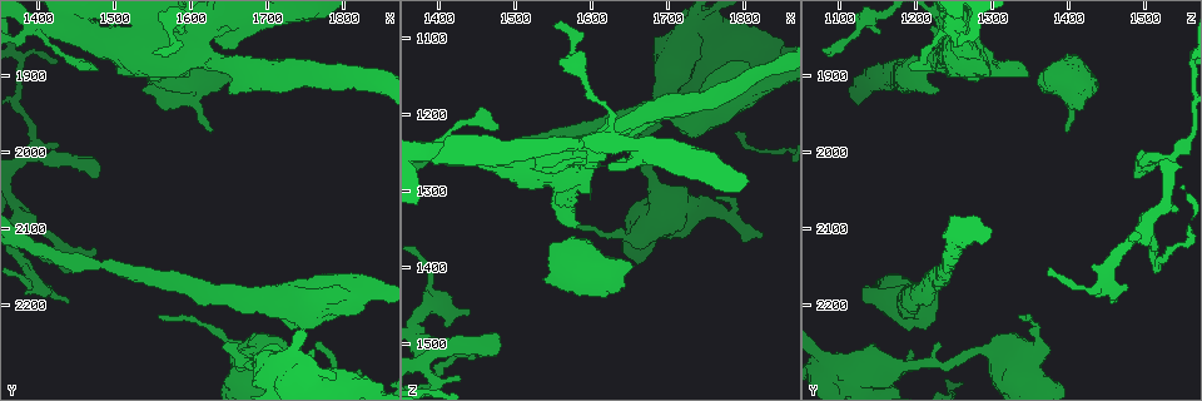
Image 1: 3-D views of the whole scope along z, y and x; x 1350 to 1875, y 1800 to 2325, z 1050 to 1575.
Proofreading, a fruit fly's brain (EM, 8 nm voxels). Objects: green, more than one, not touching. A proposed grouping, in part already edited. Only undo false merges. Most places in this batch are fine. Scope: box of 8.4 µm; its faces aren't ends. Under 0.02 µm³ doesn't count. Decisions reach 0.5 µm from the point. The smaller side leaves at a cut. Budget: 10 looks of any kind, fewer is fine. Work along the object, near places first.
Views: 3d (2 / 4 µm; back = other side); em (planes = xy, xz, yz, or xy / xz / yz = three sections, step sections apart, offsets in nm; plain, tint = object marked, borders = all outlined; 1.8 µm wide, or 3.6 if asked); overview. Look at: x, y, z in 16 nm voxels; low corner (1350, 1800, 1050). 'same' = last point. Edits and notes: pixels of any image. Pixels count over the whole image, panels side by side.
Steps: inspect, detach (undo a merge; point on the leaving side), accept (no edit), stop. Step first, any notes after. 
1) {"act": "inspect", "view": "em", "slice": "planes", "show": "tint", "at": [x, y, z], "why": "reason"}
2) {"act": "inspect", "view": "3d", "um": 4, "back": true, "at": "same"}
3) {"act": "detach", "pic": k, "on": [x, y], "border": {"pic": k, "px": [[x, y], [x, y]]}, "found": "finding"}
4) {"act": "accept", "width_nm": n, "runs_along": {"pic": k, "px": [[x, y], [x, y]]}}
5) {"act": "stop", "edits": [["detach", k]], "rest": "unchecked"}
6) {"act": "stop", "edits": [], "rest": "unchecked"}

{"act": "inspect", "view": "3d", "um": 4, "at": [1390, 2000, 1545], "why": "thick turns thin"}

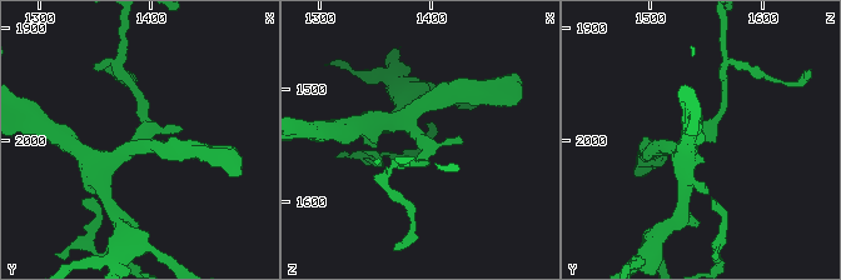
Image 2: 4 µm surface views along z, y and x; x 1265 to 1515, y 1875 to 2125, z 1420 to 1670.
{"act": "inspect", "view": "em", "um": 3.6, "slice": "xz", "step": 8, "show": "tint", "at": [1390, 2000, 1544]}

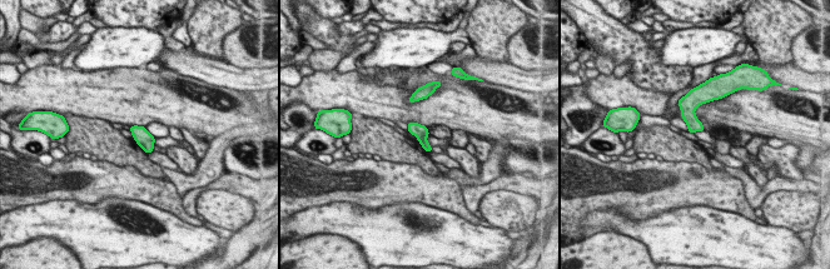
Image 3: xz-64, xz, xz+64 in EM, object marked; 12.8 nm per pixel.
{"act": "inspect", "view": "em", "um": 3.6, "slice": "planes", "show": "borders", "at": "same"}

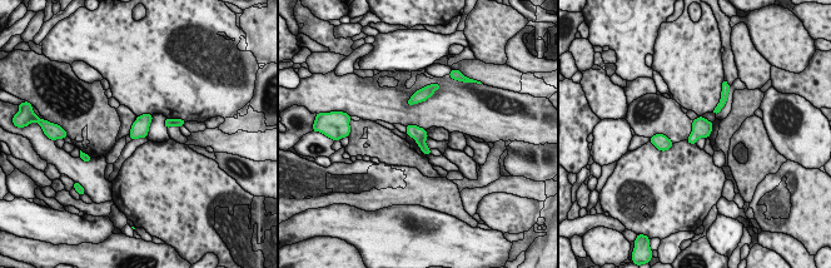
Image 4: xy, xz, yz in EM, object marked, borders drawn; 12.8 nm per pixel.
{"act": "accept", "found": "all the same neuron"}

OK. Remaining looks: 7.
{"act": "inspect", "view": "3d", "um": 2, "at": [1445, 2150, 1520], "why": "sharp bend"}

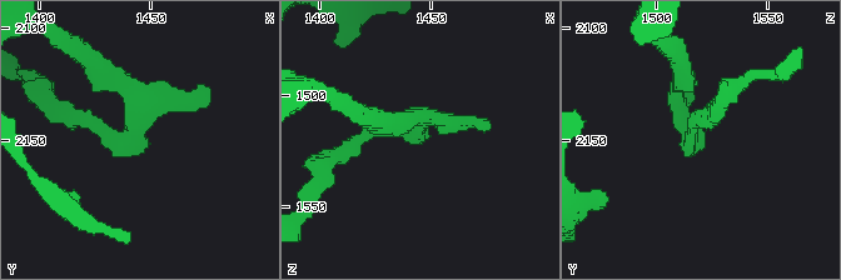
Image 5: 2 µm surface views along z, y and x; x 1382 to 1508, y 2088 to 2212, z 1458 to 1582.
{"act": "inspect", "view": "em", "slice": "planes", "show": "tint", "at": [1441, 2147, 1516], "why": "shape alone is not enough"}

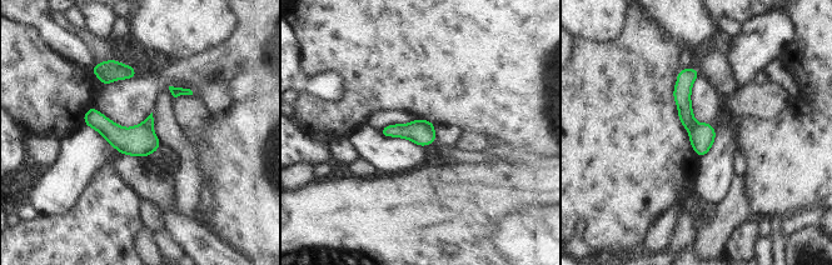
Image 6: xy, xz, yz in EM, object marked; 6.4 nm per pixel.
{"act": "detach", "pic": 6, "on": [140, 140], "width_nm": 160, "border": {"pic": 6, "px": [[144, 121], [152, 129]]}, "found": "a second neuron is stuck on"}

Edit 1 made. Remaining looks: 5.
{"act": "inspect", "view": "overview", "why": "redraw"}

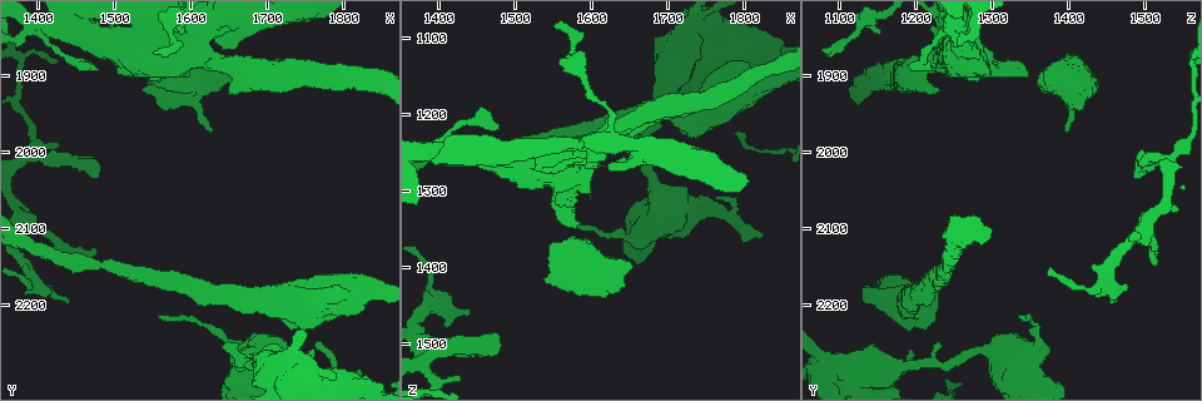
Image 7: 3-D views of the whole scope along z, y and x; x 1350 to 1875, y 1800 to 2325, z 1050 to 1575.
{"act": "inspect", "view": "3d", "um": 4, "at": [1590, 1910, 1410], "why": "thick turns thin"}

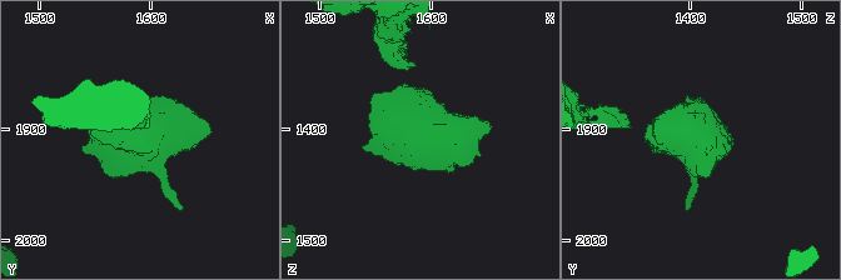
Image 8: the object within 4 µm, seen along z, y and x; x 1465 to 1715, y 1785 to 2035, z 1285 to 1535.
{"act": "inspect", "view": "em", "um": 3.6, "slice": "planes", "show": "tint", "at": "same", "why": "need the tissue"}

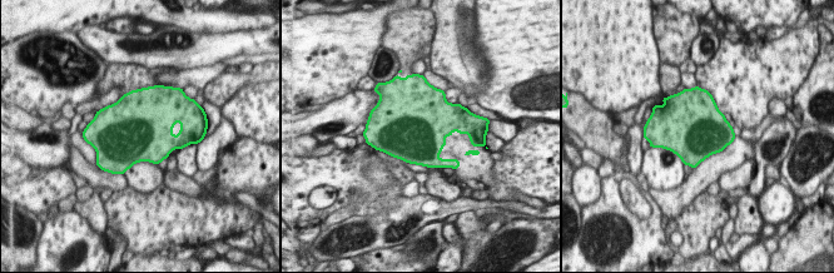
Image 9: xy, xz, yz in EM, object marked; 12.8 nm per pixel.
{"act": "accept", "found": "one neuron here"}

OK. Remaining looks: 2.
{"act": "inspect", "view": "em", "slice": "planes", "show": "borders", "at": [1615, 1835, 1240], "why": "abrupt turn"}

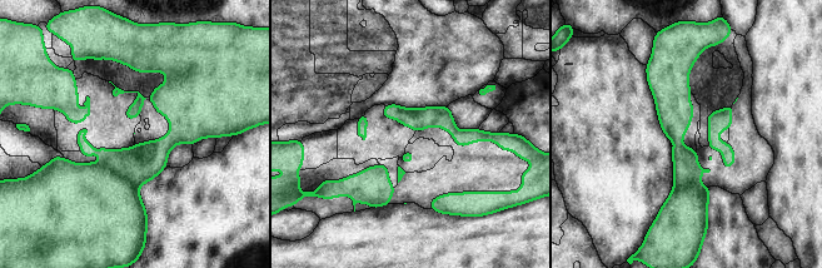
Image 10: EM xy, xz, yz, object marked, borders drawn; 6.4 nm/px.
{"act": "detach", "pic": 10, "on": [152, 157], "found": "two neurons meet here"}

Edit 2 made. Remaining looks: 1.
{"act": "stop", "edits": [["detach", 6], ["detach", 10]], "rest": "unchecked"}

